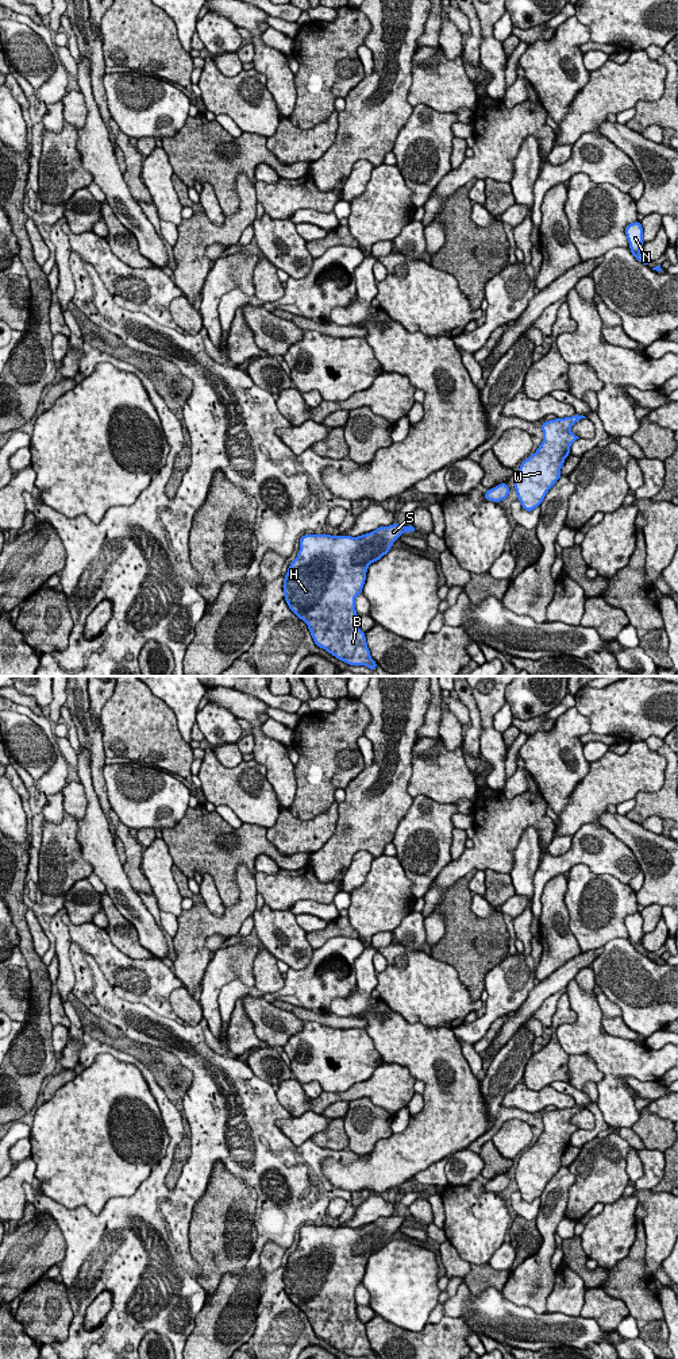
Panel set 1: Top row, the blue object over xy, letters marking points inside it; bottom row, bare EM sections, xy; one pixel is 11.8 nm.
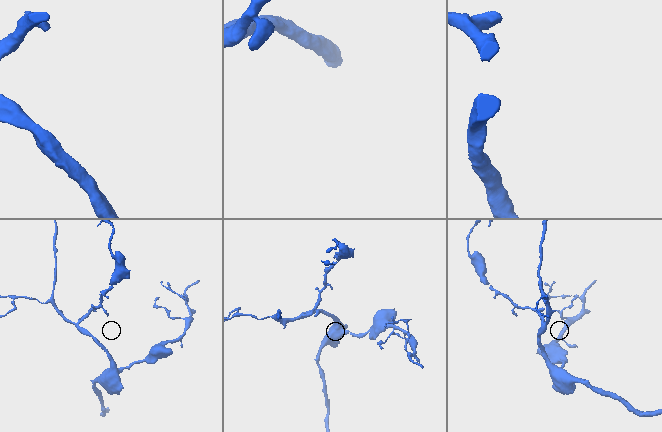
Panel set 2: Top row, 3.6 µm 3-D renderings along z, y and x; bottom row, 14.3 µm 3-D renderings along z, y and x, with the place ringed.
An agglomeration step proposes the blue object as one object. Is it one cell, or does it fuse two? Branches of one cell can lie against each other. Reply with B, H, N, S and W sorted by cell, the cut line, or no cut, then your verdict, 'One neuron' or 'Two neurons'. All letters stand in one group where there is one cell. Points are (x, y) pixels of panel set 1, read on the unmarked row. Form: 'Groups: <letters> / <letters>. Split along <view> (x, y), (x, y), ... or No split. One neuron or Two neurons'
Groups: B H N S W. No split. One neuron

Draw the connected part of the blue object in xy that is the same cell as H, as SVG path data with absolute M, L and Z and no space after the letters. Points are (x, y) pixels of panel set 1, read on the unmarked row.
M393 1215L358 1227L304 1225L297 1248L288 1258L284 1286L303 1310L315 1335L350 1356L377 1359L366 1327L357 1316L355 1289L366 1263L393 1233L416 1219Z

